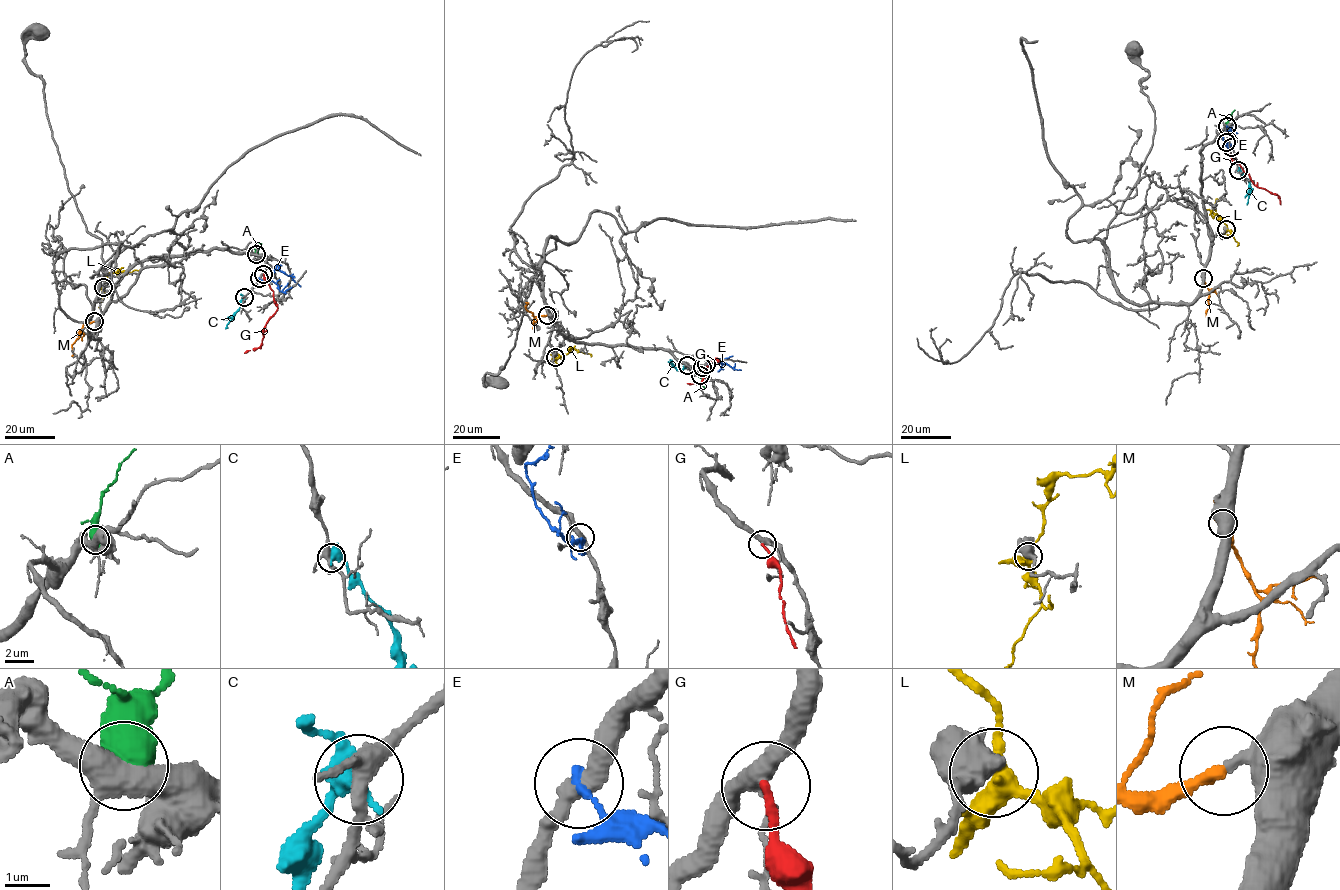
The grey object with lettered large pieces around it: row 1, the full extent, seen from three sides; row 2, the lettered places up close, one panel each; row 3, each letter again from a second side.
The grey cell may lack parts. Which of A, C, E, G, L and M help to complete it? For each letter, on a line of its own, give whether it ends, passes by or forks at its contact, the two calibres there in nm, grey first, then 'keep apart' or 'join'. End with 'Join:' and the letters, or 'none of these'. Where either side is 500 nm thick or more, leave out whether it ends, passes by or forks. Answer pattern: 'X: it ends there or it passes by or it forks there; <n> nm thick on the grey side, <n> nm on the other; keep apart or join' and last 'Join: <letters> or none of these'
A: 460 nm thick on the grey side, 850 nm on the other; keep apart
C: it forks there; 320 nm thick on the grey side, 340 nm on the other; keep apart
E: it ends there; 360 nm thick on the grey side, 160 nm on the other; keep apart
G: it ends there; 320 nm thick on the grey side, 180 nm on the other; keep apart
L: it forks there; 400 nm thick on the grey side, 340 nm on the other; keep apart
M: it ends there; 340 nm thick on the grey side, 260 nm on the other; join
Join: M

